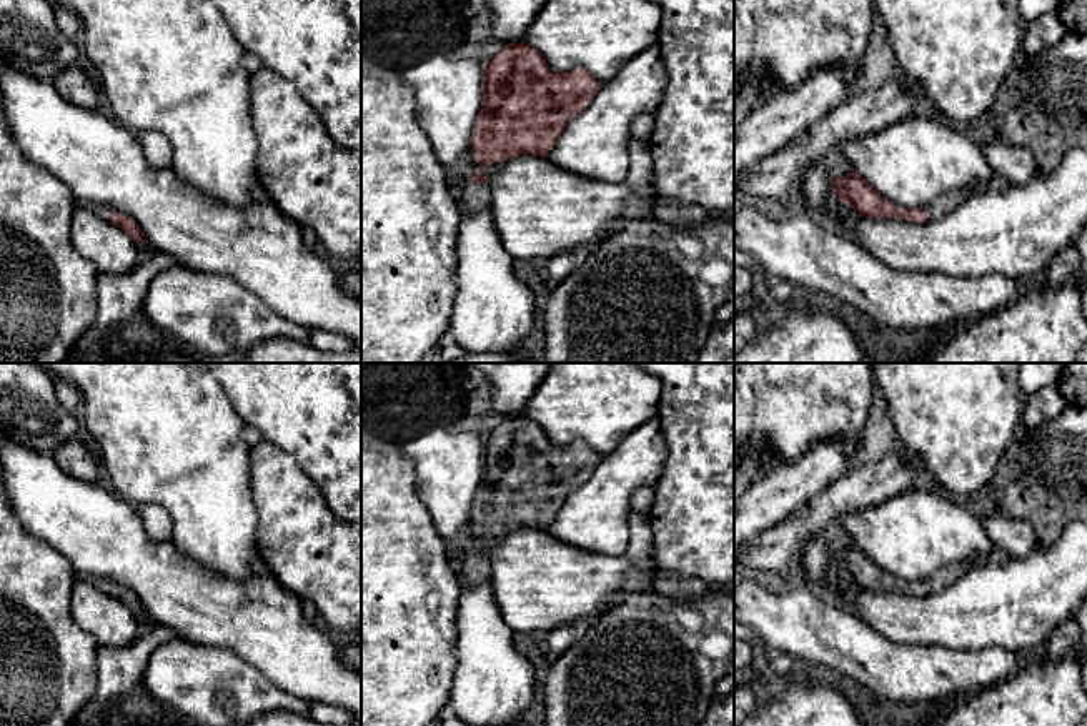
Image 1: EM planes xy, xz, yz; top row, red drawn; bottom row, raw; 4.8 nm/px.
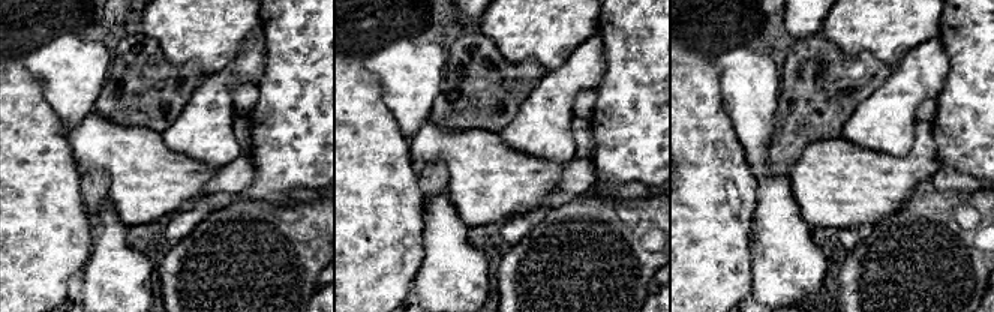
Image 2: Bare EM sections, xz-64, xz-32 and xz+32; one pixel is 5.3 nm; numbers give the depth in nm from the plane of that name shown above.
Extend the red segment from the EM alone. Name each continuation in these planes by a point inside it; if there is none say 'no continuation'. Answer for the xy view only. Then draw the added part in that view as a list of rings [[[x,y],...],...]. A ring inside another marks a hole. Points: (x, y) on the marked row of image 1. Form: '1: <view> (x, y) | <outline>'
1: xy (104, 210) | [[[97,205],[97,206],[92,206],[92,210],[93,210],[97,215],[103,216],[103,218],[110,218],[112,215],[117,213],[117,210],[112,208],[112,206],[108,206],[108,205]]]

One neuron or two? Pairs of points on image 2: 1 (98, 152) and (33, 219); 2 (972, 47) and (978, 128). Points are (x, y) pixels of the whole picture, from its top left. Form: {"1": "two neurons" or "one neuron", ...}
{"1": "two neurons", "2": "one neuron"}

